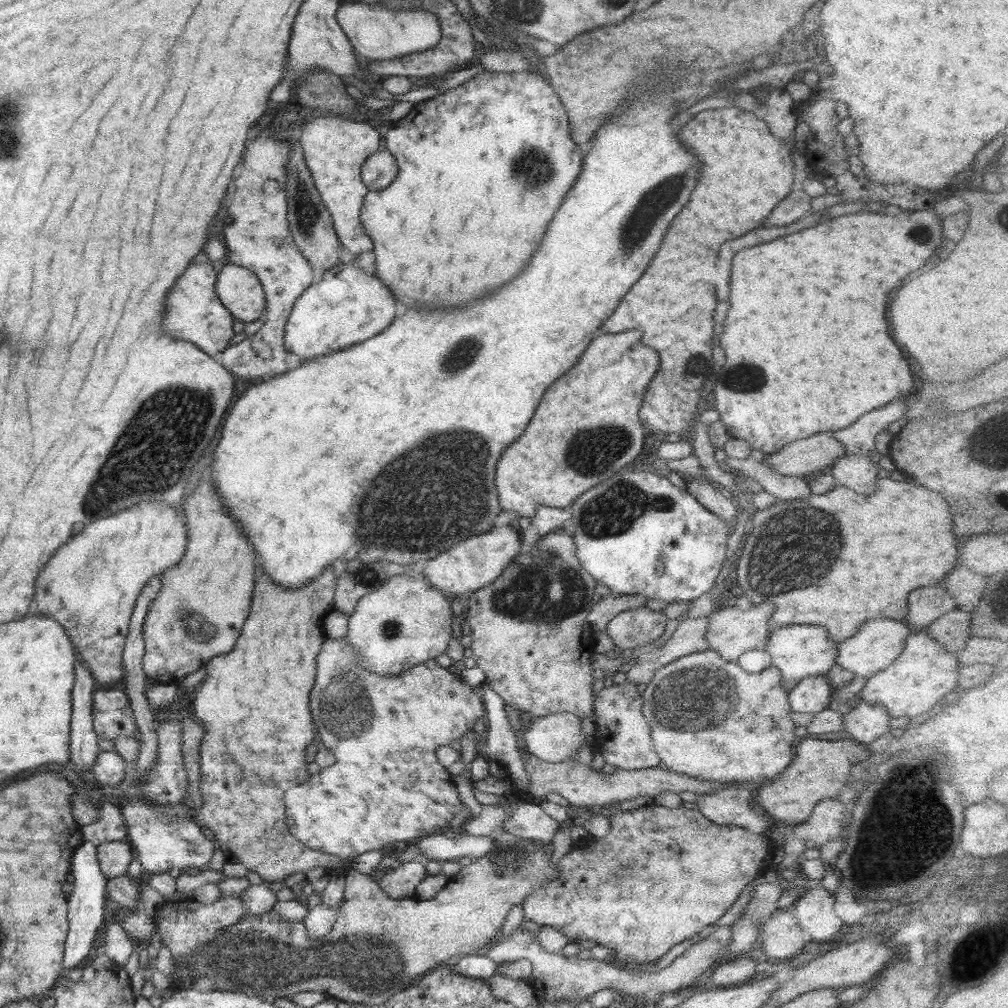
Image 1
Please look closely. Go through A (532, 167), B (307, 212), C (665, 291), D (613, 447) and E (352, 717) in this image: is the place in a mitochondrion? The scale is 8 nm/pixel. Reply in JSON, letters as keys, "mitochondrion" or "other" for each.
{"A":"mitochondrion","B":"mitochondrion","C":"other","D":"mitochondrion","E":"mitochondrion"}

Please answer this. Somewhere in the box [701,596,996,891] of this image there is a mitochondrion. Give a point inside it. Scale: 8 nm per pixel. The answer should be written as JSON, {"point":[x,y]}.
{"point":[928,829]}

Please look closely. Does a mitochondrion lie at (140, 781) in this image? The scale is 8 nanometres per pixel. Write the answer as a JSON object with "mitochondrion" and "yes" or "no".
{"mitochondrion":"no"}

